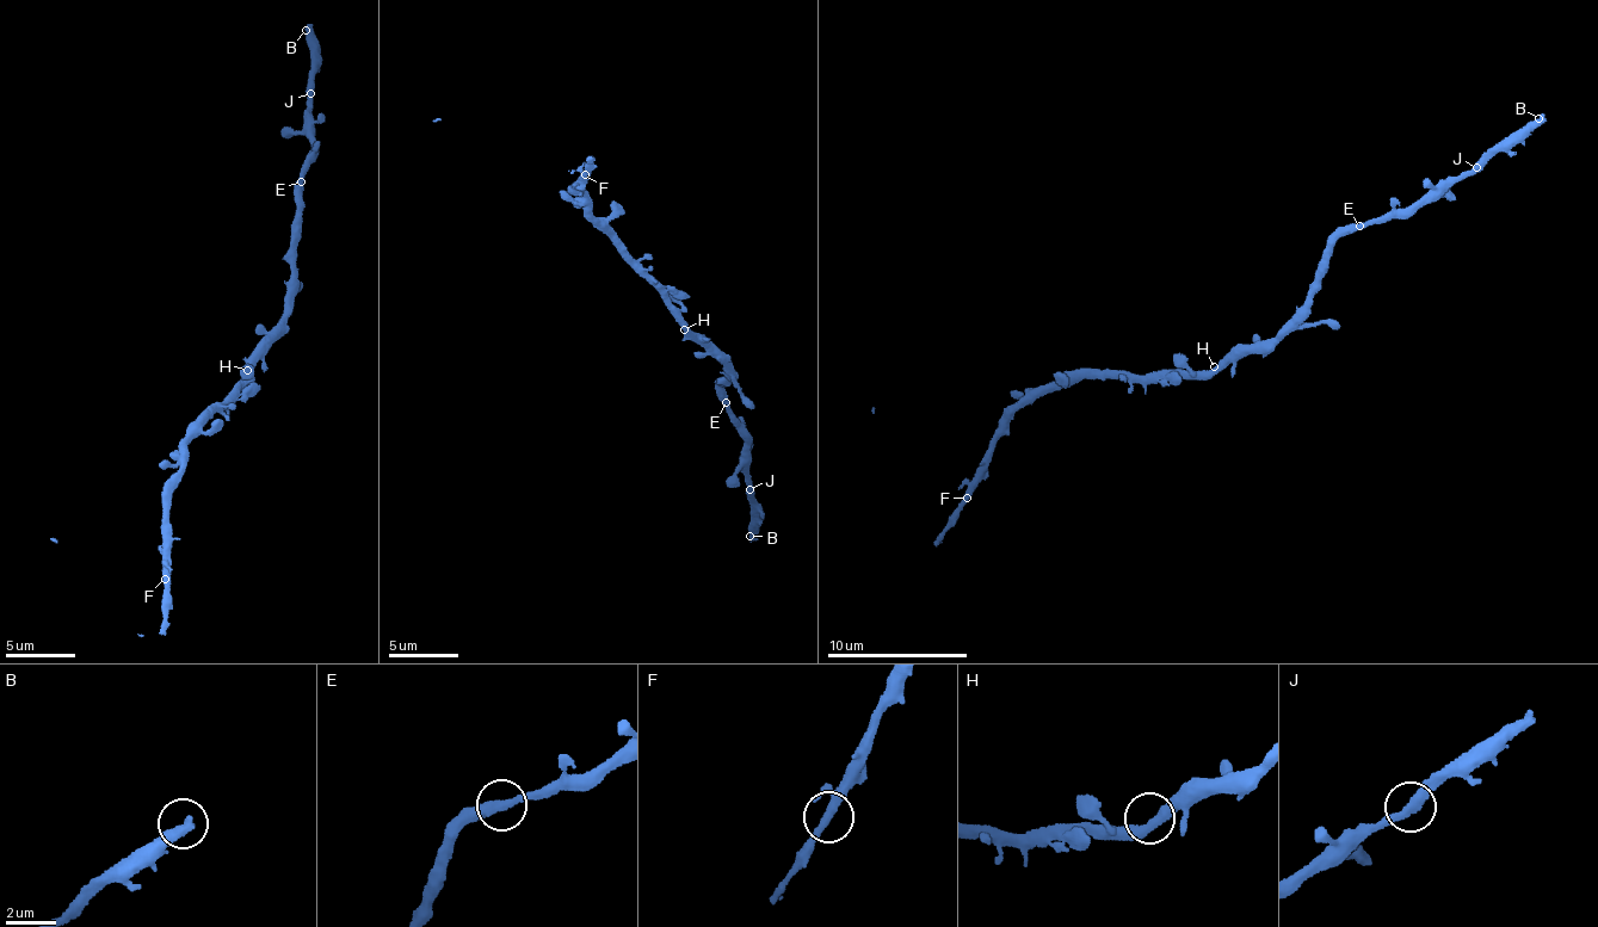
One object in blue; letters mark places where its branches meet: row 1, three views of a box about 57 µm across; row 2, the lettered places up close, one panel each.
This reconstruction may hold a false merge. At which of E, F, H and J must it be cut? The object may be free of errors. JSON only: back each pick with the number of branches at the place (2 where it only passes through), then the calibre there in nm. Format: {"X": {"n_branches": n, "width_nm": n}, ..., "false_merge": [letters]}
{"false_merge": []}

